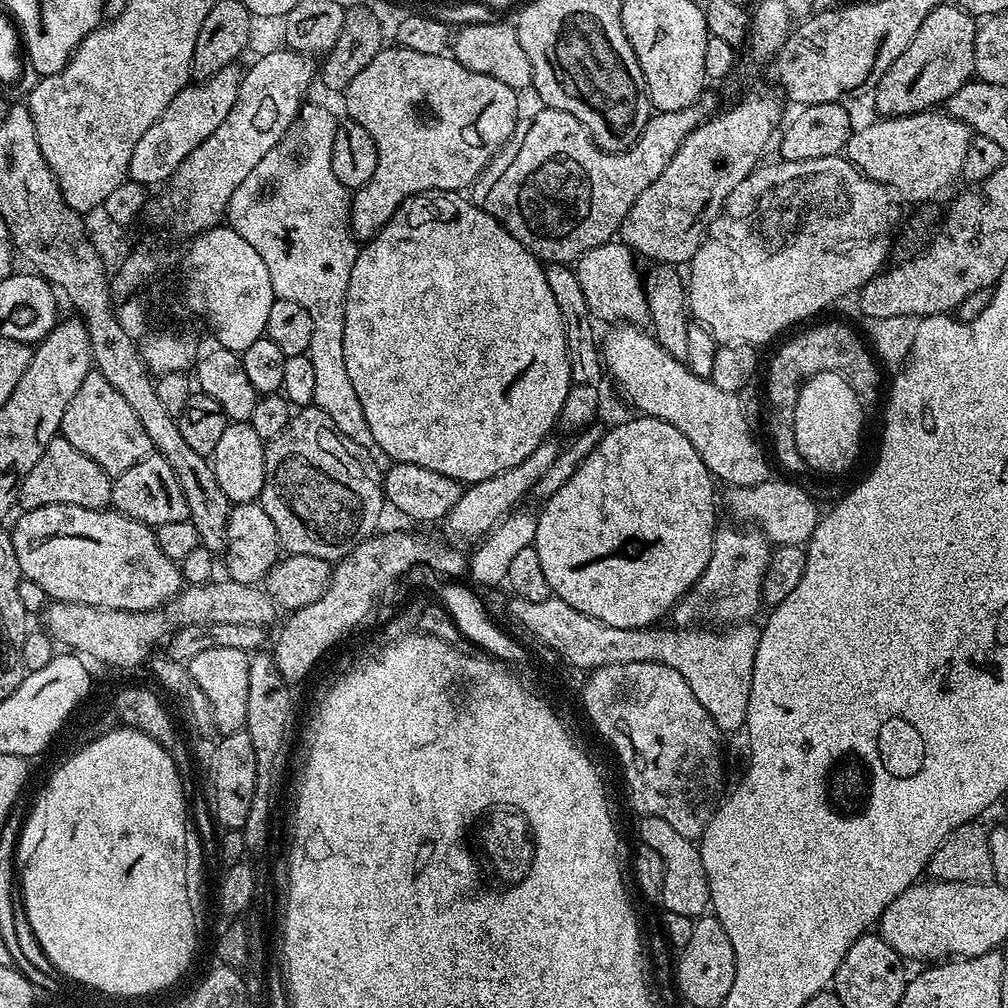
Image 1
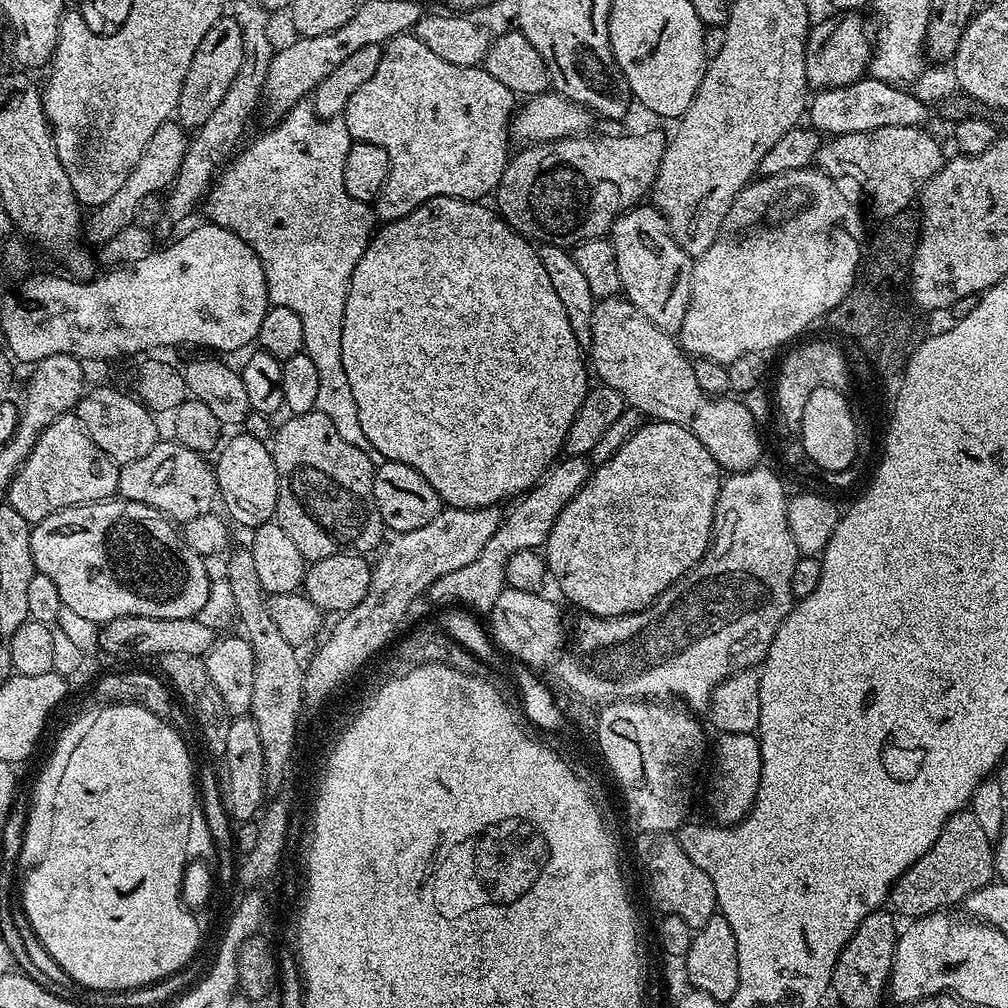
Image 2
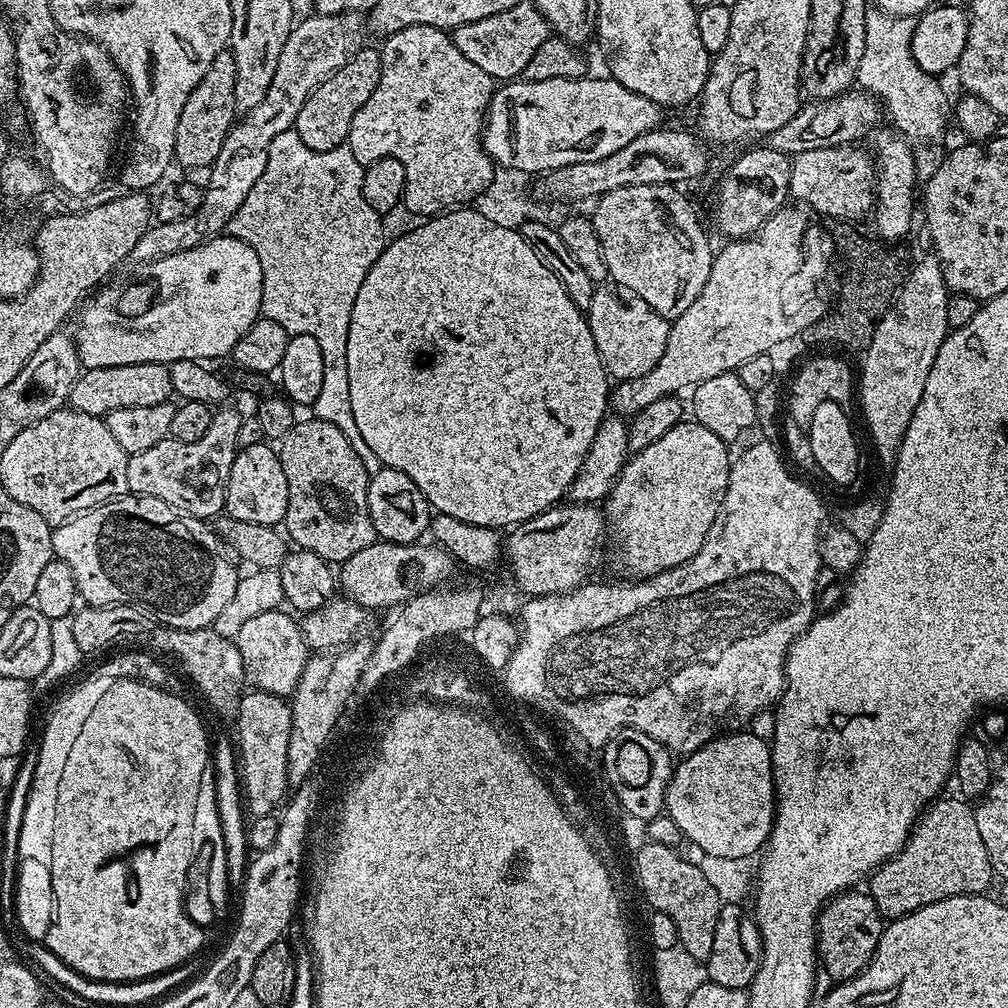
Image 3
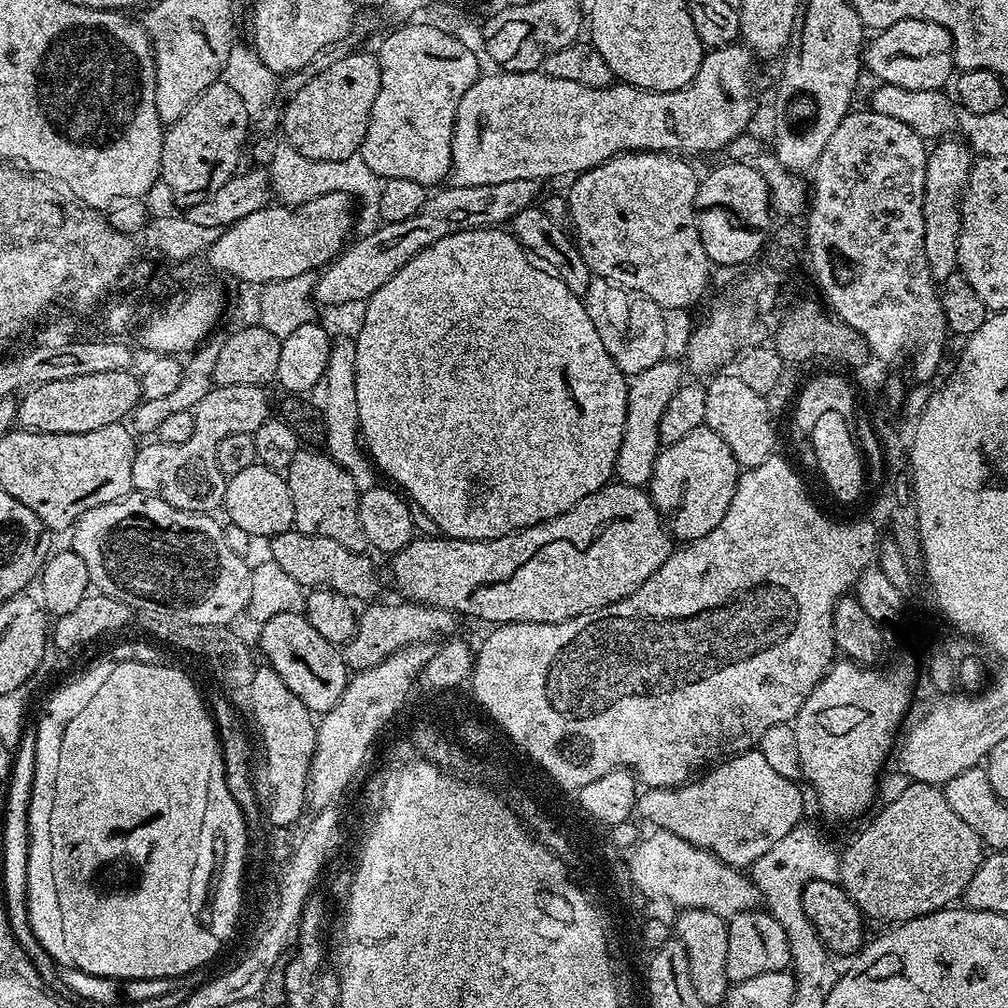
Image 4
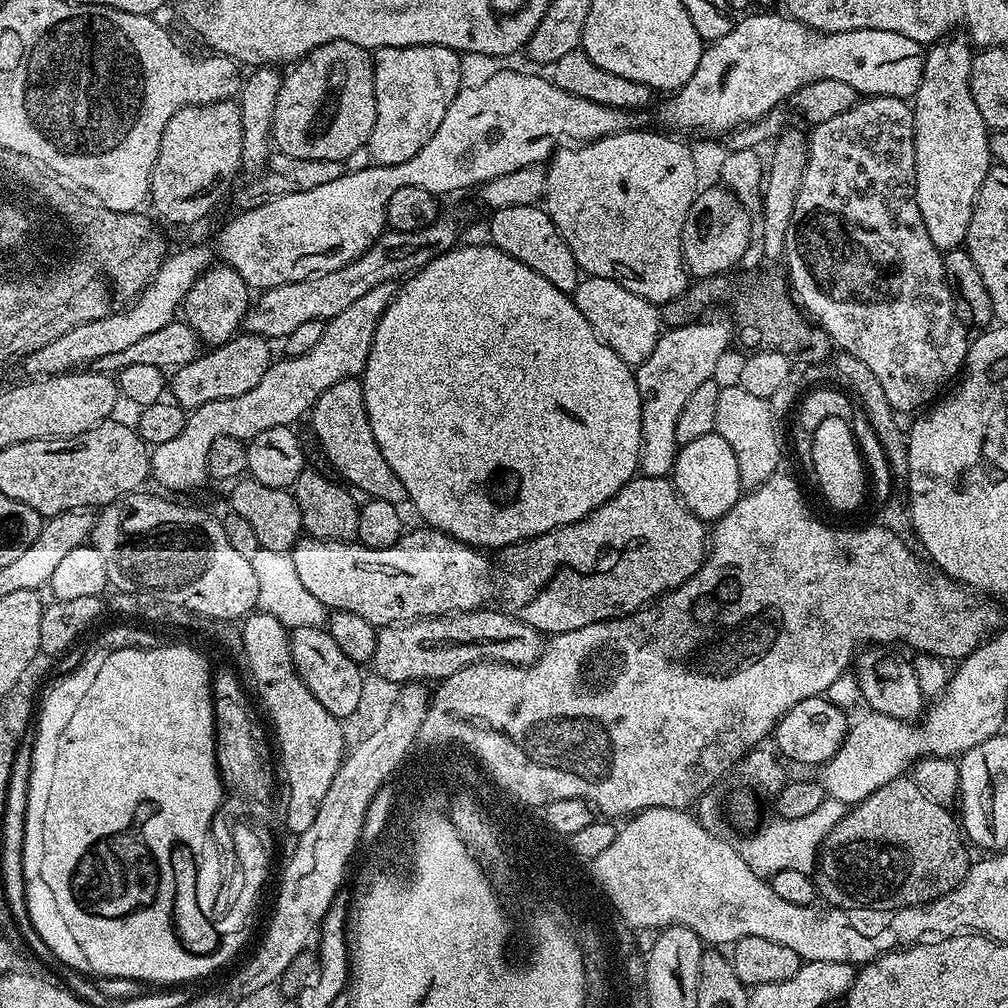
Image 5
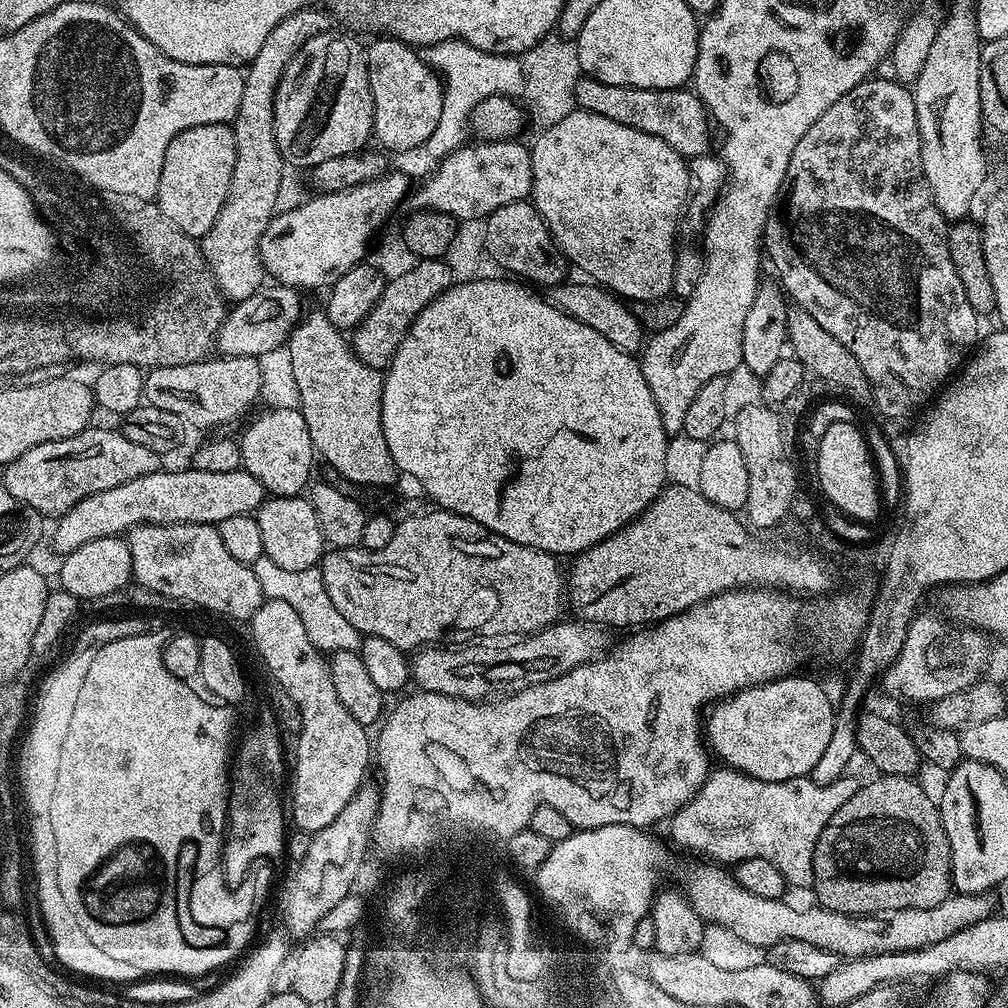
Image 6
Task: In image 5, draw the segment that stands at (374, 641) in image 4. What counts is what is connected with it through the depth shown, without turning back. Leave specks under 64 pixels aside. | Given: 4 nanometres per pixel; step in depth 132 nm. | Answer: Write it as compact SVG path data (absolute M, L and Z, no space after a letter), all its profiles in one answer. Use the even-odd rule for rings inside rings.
M503 610L488 611L429 616L379 629L370 661L371 671L394 684L403 686L421 678L425 681L439 682L466 666L481 662L499 662L517 666L533 663L542 648L542 634L534 630L534 626L508 615Z

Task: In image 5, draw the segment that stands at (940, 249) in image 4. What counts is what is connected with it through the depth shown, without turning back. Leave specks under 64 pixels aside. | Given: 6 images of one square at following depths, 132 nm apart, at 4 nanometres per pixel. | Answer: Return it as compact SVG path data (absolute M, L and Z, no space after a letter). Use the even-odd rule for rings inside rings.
M945 38L929 47L924 58L924 73L914 97L916 118L916 201L930 234L930 242L941 250L959 248L968 239L970 218L978 198L978 190L994 159L989 144L990 129L985 124L970 94L970 66L974 55L967 39Z

